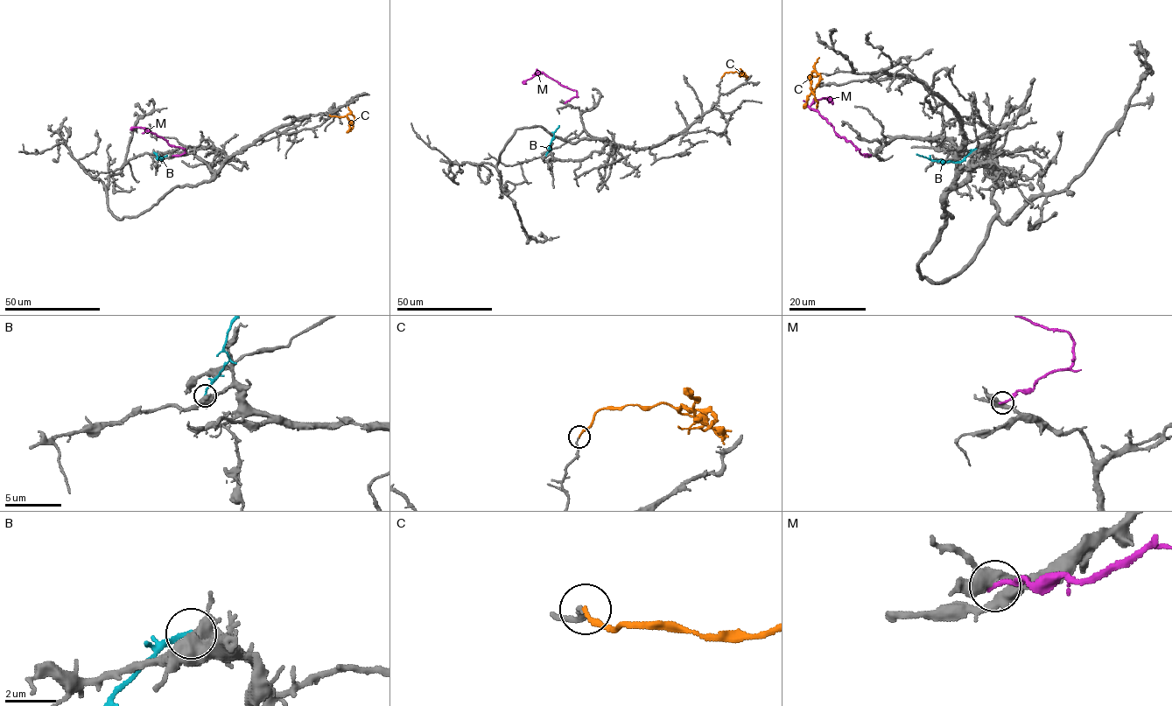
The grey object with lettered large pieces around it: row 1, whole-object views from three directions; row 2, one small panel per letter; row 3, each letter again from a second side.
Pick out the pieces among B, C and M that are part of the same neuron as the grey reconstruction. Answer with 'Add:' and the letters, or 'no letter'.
Add: no letter

